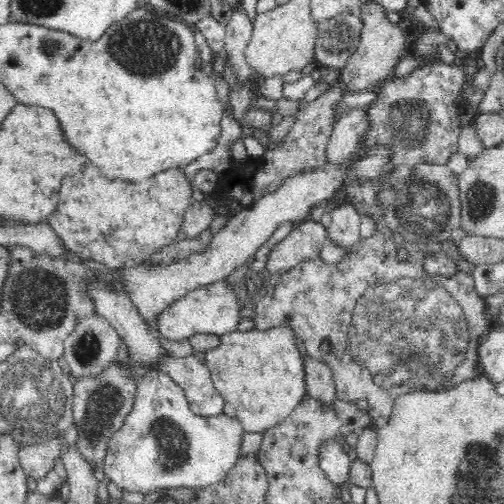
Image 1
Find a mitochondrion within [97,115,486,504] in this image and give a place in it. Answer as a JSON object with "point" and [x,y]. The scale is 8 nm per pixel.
{"point":[407,333]}

